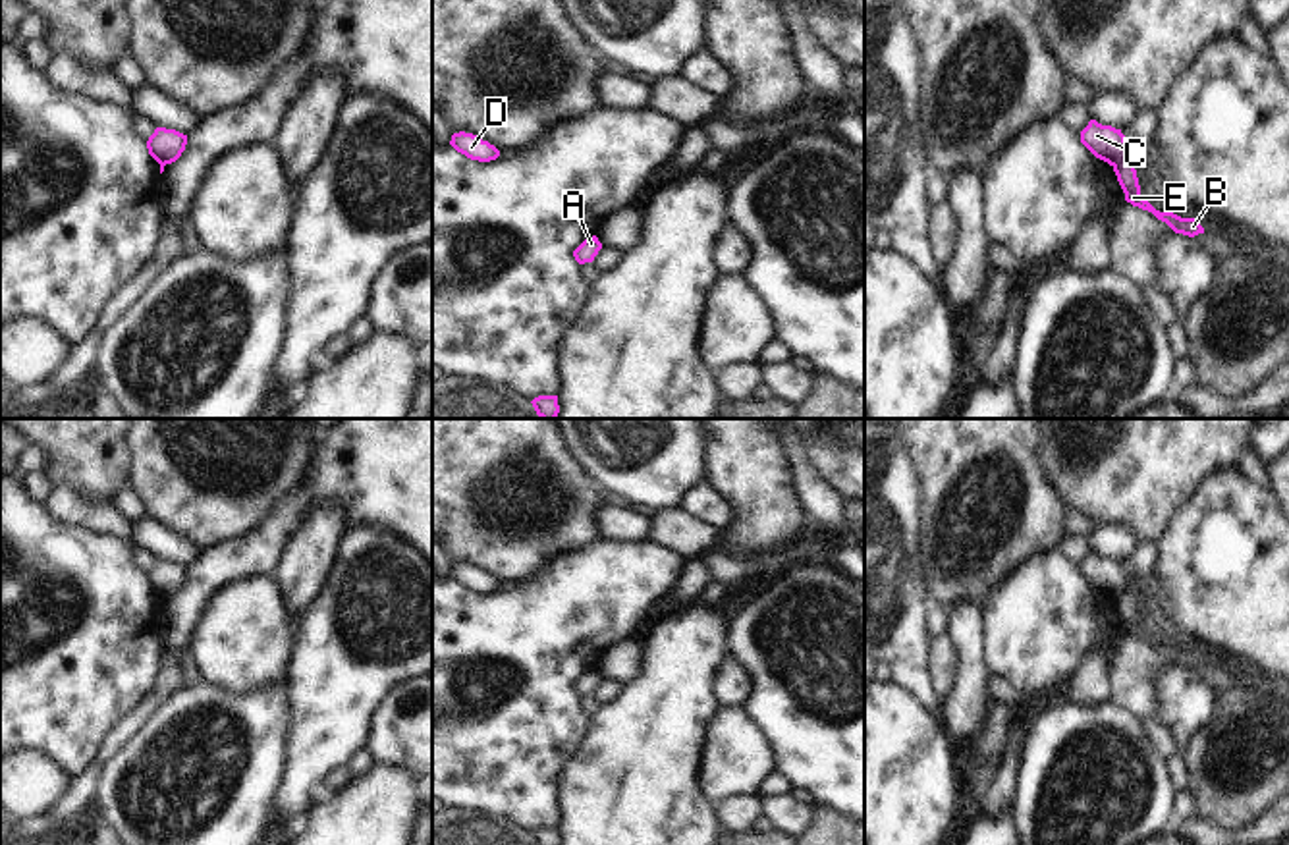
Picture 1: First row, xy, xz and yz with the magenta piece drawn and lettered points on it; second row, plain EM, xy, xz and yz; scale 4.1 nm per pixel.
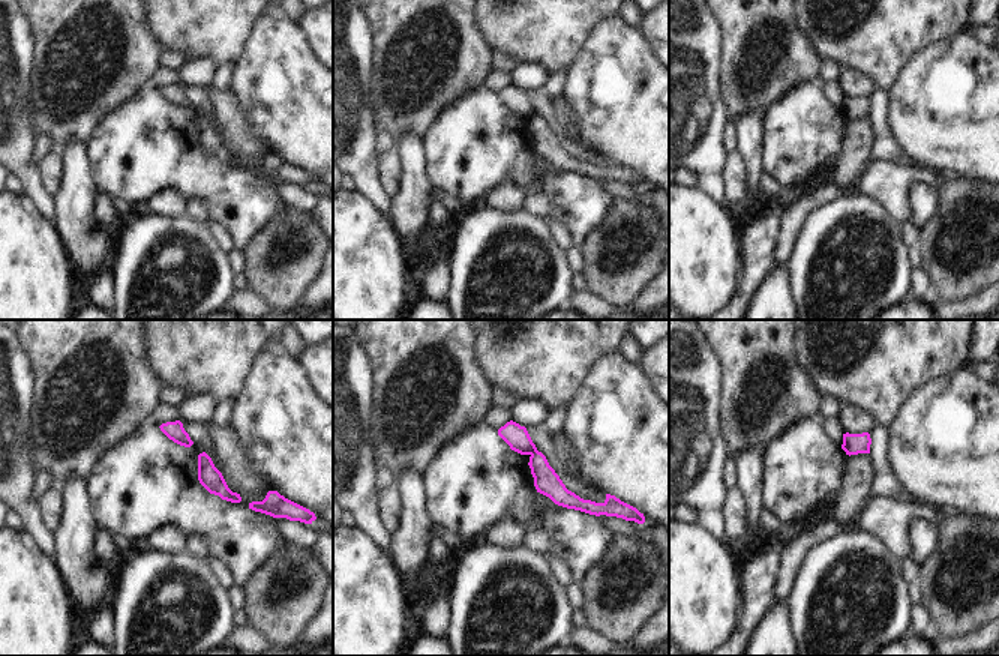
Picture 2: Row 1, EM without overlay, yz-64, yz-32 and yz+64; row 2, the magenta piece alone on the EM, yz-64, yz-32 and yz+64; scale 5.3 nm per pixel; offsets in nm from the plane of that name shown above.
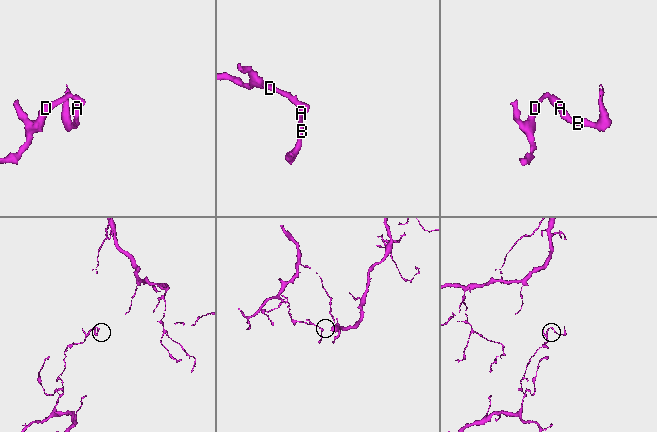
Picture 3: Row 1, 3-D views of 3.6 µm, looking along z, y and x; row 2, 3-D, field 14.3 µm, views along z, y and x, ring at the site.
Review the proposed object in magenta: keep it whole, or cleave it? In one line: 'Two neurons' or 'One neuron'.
Two neurons.

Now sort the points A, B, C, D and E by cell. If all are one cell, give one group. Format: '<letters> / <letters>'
A B E / C D

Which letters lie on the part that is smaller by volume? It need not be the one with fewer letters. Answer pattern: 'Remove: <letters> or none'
Remove: A, B, E

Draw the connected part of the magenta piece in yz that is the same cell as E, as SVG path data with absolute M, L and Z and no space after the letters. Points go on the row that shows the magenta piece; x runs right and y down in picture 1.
M1131 158L1123 160L1121 164L1113 166L1117 181L1125 193L1125 201L1133 206L1152 212L1158 220L1166 222L1175 233L1183 233L1194 237L1204 233L1204 228L1194 218L1181 218L1173 212L1160 212L1148 201L1140 197L1140 185L1137 177L1137 170Z

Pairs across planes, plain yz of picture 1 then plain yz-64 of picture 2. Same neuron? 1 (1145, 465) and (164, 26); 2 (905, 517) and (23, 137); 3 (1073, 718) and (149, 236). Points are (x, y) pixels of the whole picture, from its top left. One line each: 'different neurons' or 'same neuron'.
1: same neuron
2: same neuron
3: same neuron

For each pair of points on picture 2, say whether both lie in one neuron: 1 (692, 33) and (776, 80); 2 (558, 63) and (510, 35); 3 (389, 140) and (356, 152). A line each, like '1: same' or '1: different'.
1: different
2: same
3: different

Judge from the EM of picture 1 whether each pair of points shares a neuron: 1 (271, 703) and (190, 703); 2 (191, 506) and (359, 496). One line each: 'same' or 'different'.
1: same
2: different

